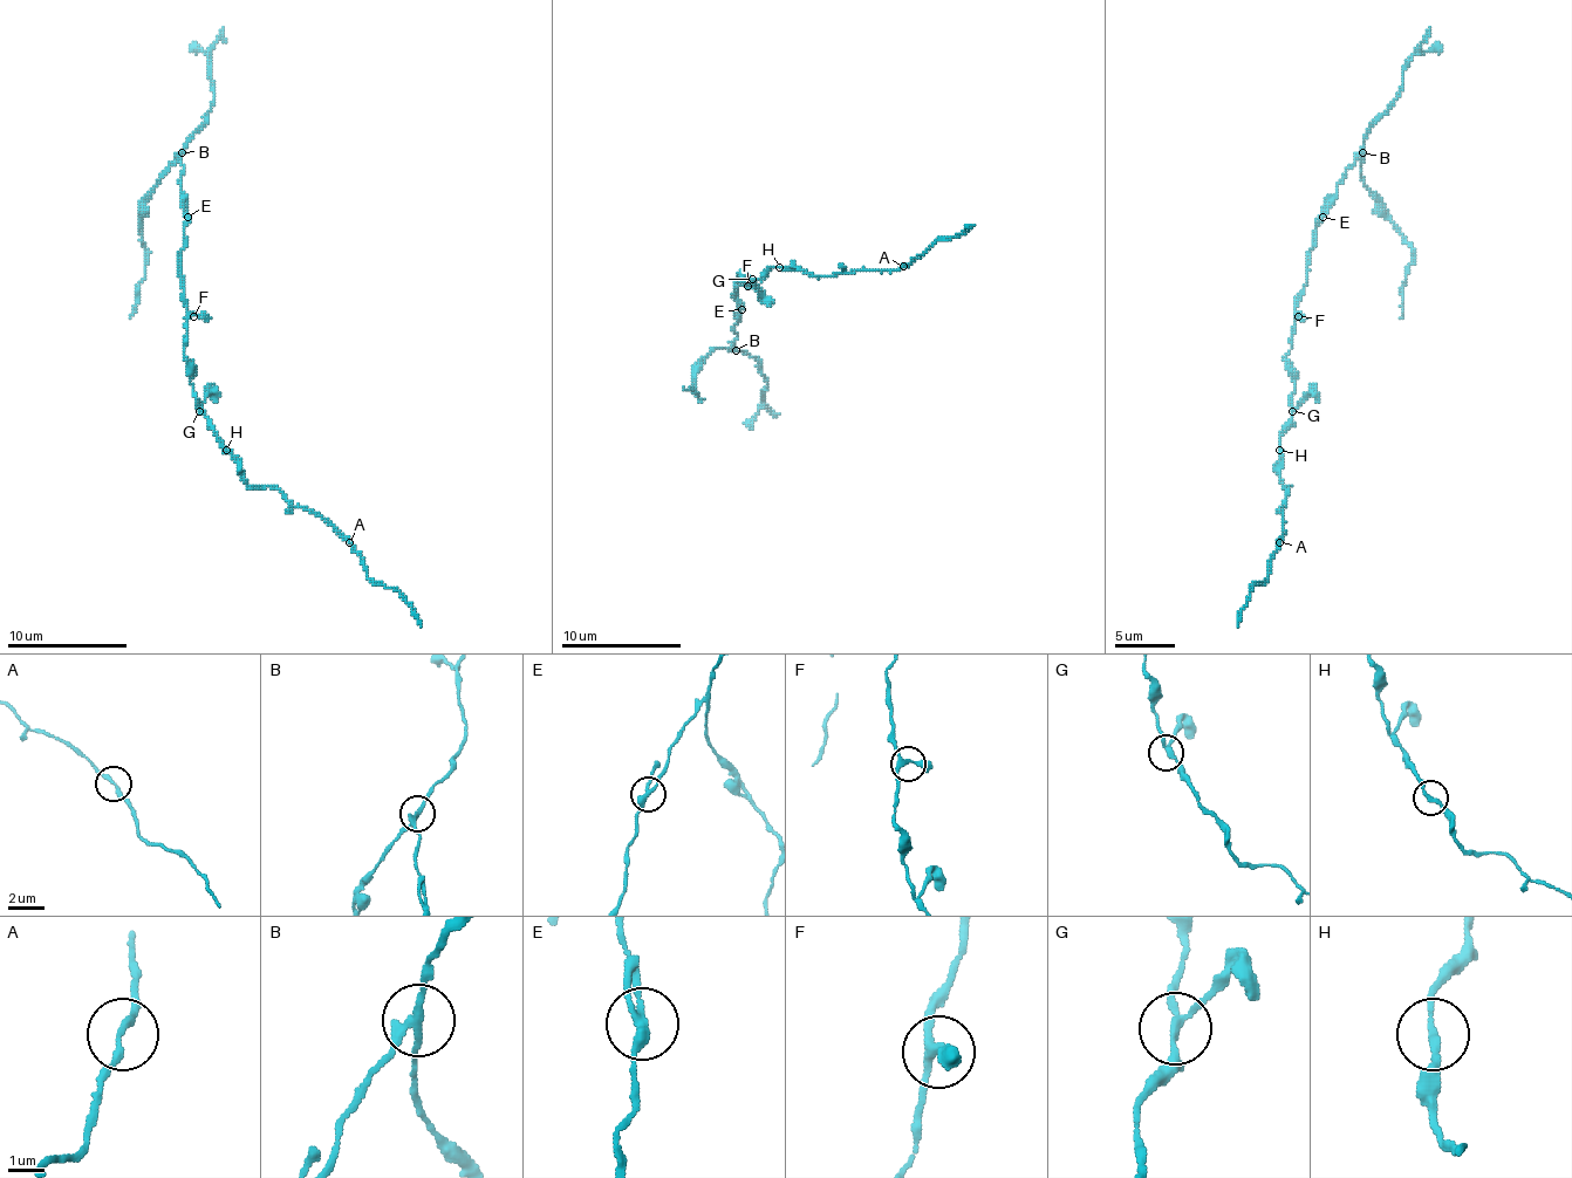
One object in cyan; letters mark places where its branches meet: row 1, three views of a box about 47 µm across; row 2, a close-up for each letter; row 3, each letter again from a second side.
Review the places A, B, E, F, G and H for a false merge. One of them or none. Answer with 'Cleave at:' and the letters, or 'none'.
Cleave at: B

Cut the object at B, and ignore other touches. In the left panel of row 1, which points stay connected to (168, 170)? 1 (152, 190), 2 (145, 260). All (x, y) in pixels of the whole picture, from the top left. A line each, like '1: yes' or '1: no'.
1: yes
2: yes

